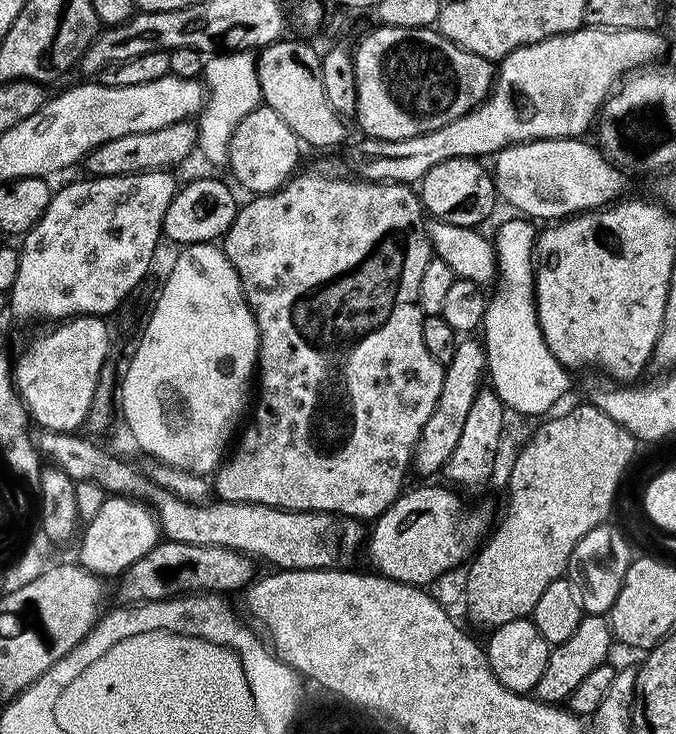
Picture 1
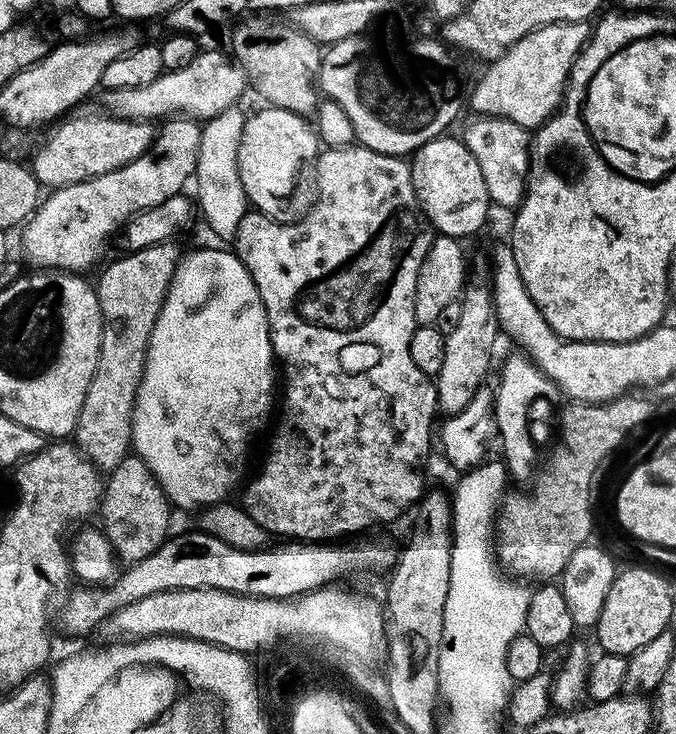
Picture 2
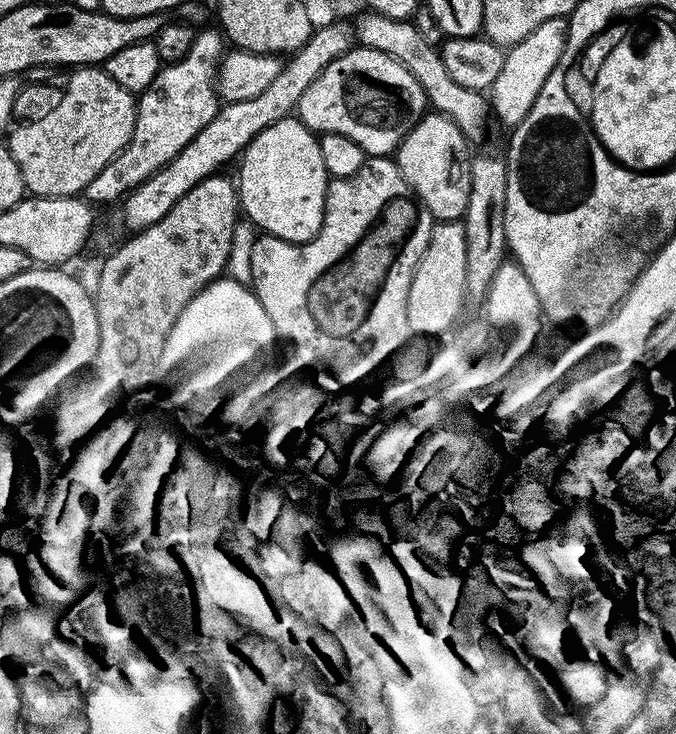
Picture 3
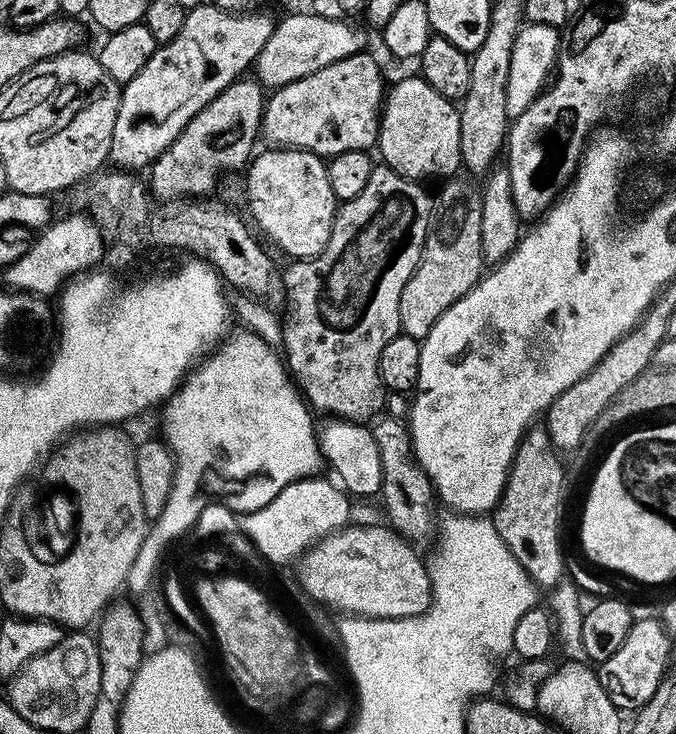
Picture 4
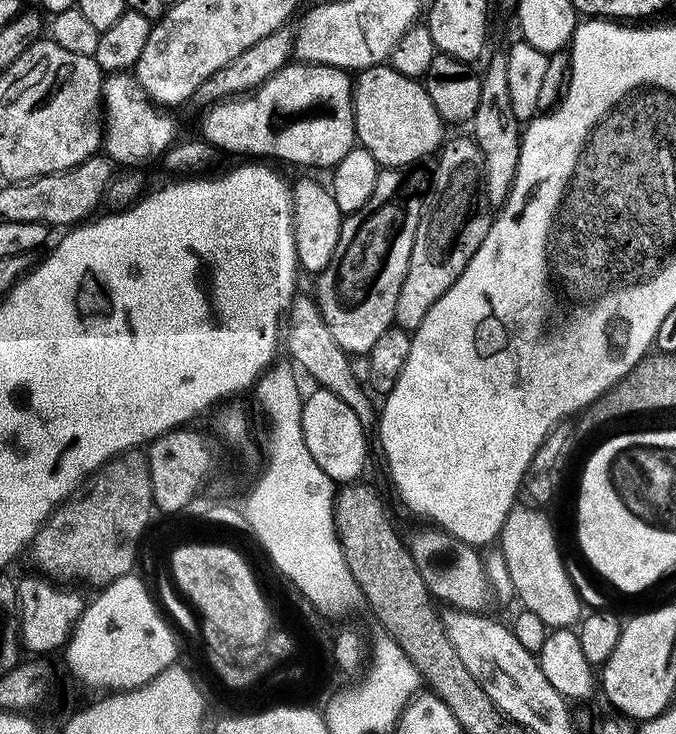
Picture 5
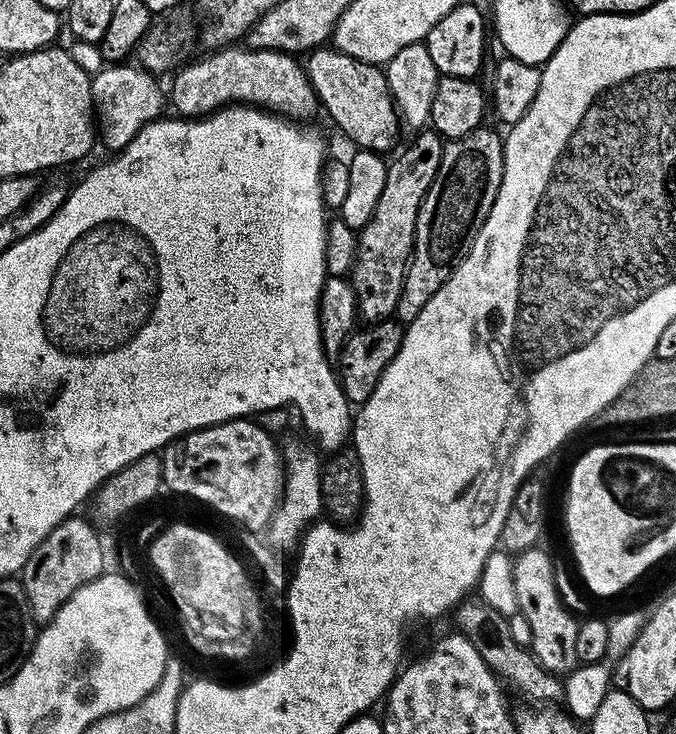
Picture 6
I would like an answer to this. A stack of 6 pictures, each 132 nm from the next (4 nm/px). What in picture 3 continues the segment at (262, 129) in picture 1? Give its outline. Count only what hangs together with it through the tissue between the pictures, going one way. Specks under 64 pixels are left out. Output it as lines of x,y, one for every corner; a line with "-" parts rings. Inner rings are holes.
298,118
279,120
253,138
239,157
239,164
240,208
261,233
295,244
304,244
318,234
330,177
326,166
322,166
317,133
311,132

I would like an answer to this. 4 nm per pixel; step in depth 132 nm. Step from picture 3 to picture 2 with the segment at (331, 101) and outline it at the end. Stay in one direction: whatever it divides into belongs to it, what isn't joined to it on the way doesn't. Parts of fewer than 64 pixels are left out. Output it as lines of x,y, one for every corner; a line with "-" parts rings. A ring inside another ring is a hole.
351,36
345,40
339,40
338,43
331,45
323,53
320,61
320,79
318,88
327,99
338,102
338,106
342,106
342,110
346,110
347,116
350,117
350,123
354,125
356,138
359,143
364,144
370,150
378,150
382,154
390,154
391,156
407,157
409,154
415,153
417,148
422,147
426,142
430,142
436,136
445,135
449,131
448,128
456,120
456,115
460,112
460,72
456,69
456,60
451,56
453,53
439,39
436,40
408,40
403,44
400,40
392,40
396,38
369,38
368,36

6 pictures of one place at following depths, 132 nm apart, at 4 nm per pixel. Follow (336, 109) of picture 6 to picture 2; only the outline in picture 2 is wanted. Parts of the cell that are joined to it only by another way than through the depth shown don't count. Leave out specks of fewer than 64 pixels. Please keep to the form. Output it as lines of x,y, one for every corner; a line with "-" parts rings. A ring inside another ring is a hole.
452,134
436,136
416,149
410,163
414,194
439,235
465,238
474,235
487,222
492,199
486,190
486,178
482,178
482,169
463,139
456,137
455,140

